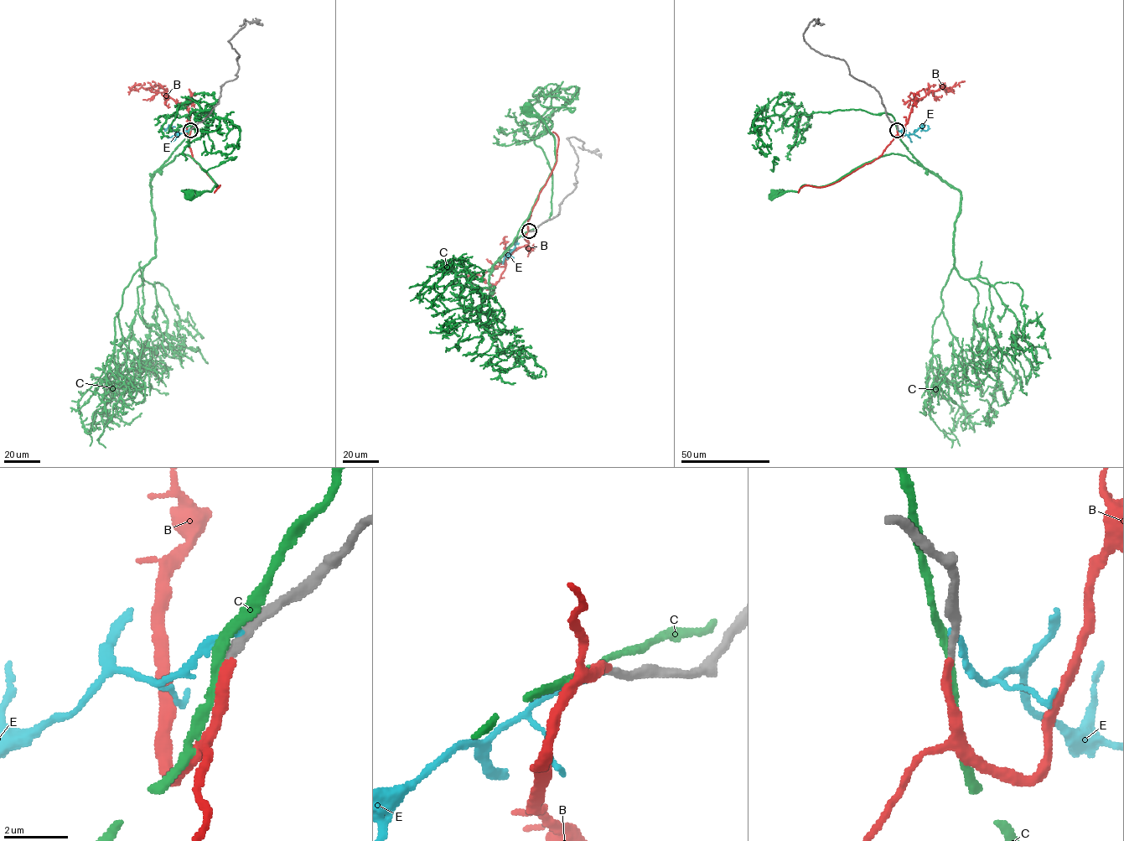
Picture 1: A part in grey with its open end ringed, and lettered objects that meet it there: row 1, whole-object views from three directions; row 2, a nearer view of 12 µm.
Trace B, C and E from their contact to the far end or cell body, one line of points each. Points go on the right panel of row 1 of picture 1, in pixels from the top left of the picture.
B: (897, 130), (898, 134), (902, 136), (912, 106), (926, 95), (940, 88), (950, 90), (940, 86), (945, 83)
C: (897, 130), (922, 166), (891, 153), (826, 185), (803, 185), (798, 191), (774, 194)
E: (898, 128), (906, 135), (913, 134), (919, 127), (926, 130), (927, 125)

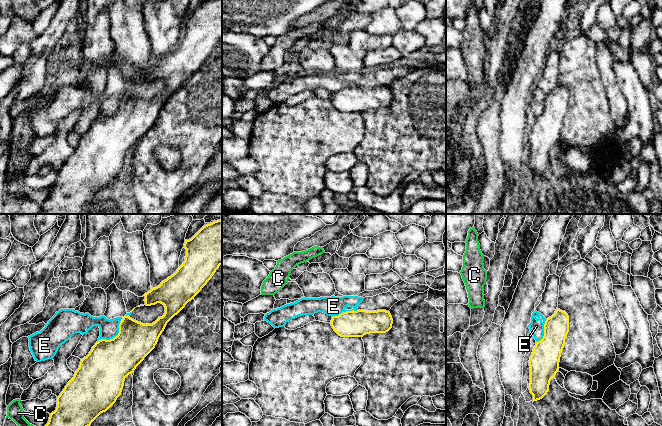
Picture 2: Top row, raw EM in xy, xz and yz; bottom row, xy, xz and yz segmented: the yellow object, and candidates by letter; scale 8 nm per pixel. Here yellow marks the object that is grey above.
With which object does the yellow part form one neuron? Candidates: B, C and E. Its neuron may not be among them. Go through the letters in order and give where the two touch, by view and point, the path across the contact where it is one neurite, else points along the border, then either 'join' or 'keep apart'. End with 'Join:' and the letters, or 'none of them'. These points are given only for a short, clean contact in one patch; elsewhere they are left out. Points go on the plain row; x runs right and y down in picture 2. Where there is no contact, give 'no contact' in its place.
B: xy (73, 205) | across xy (82, 176), (73, 189), (73, 205), (75, 210) | join
C: no contact | keep apart
E: xy (114, 113) | along xy (120, 98), (115, 112), (97, 118) | keep apart
Join: B

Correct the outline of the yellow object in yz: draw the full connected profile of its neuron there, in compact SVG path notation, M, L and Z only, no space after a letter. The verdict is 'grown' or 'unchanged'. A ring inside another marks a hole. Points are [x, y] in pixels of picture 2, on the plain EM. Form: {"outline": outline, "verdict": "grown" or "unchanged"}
{"outline": "M557 84L555 89L546 95L544 112L536 118L529 136L529 166L533 171L533 178L542 175L549 167L550 157L559 146L560 133L568 108L569 92Z", "verdict": "unchanged"}

